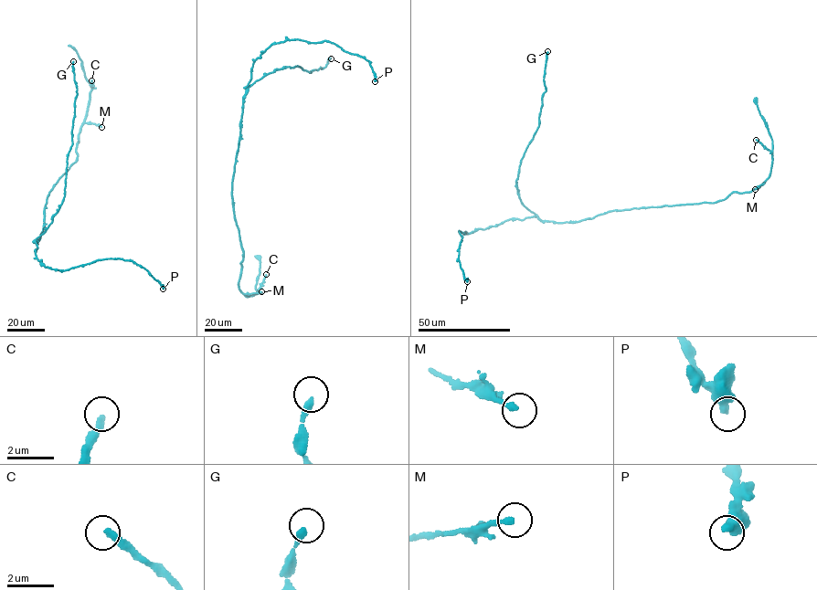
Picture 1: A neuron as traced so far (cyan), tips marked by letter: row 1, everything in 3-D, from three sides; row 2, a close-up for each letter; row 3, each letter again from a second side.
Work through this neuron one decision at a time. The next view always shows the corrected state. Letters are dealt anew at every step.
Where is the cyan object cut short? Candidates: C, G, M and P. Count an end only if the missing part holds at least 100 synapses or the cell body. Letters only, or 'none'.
none

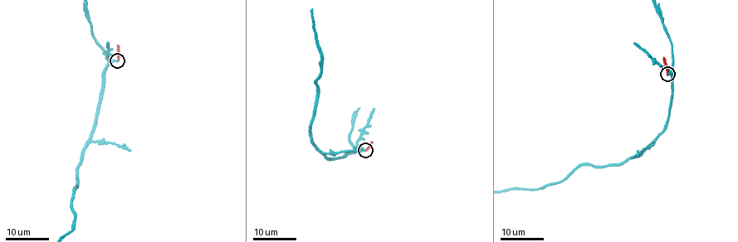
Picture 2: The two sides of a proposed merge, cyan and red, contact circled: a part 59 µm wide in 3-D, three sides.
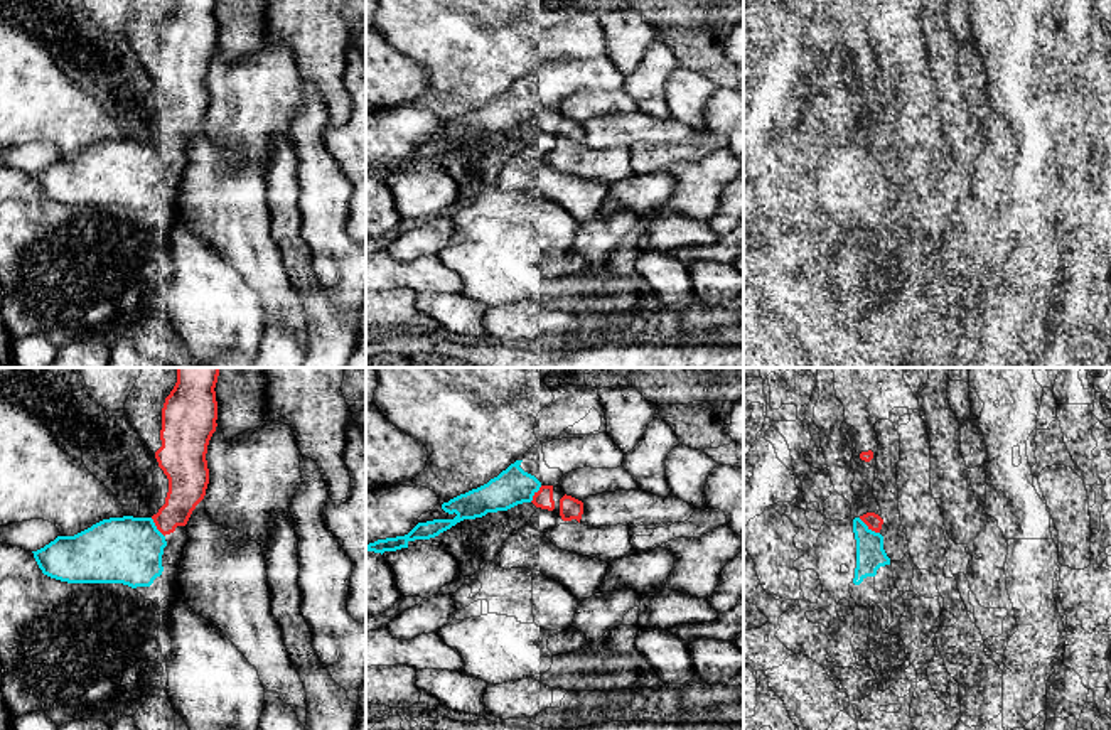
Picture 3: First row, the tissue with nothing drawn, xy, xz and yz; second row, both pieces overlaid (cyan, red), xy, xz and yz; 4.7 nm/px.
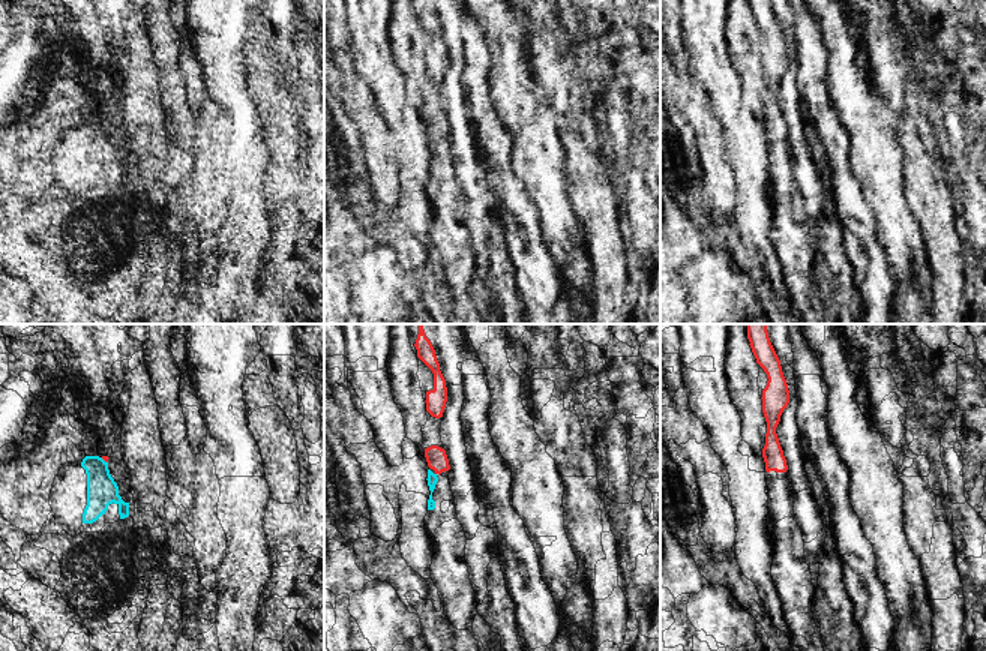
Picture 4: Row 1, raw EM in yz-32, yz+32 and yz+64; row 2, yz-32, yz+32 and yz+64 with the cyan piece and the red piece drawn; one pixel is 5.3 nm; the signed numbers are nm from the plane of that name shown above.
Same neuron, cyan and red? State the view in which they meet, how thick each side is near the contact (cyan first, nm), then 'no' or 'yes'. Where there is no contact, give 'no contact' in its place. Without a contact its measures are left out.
yz | 140/80 nm | no

